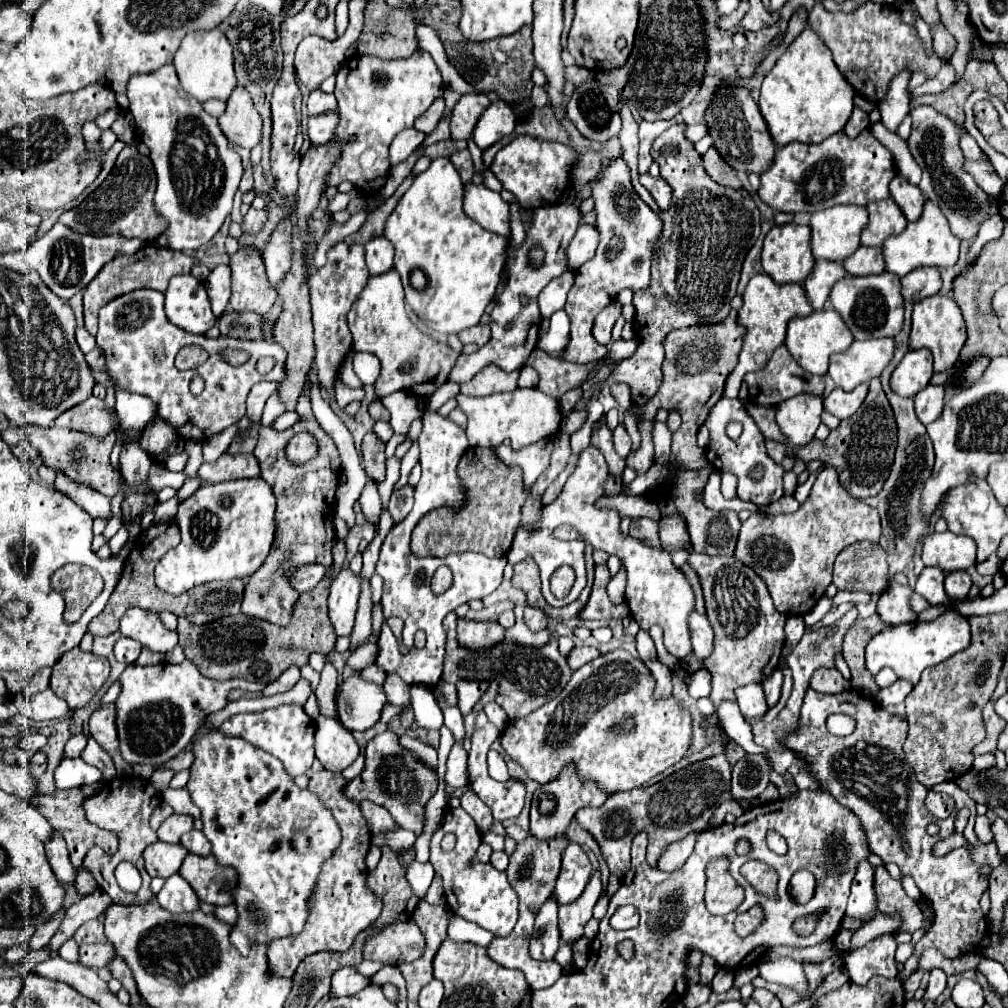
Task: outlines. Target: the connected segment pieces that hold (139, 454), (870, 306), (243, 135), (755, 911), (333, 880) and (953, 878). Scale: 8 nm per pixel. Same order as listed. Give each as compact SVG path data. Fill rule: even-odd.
M138 440L134 444L124 444L120 454L120 472L128 486L146 488L152 494L158 494L166 486L181 488L187 479L184 472L173 473L160 467L144 450L140 450Z
M876 274L876 276L864 276L864 278L844 278L844 282L838 282L836 288L832 288L830 294L832 308L842 316L850 332L856 340L866 338L884 338L884 336L896 336L902 330L904 324L904 298L900 292L900 278L896 274Z
M238 86L232 92L232 98L228 100L228 108L218 118L218 124L232 146L252 150L260 142L262 118L256 112L250 94L242 86Z
M754 906L747 912L738 914L735 919L735 931L741 937L746 937L750 932L754 932L754 928L758 928L764 920L764 913L760 906Z
M318 772L310 778L308 790L320 796L324 806L332 810L334 820L338 822L342 830L342 842L332 854L332 858L324 860L320 866L318 882L316 888L312 890L312 896L308 898L308 920L304 924L304 930L296 936L286 936L286 938L276 938L268 944L268 962L274 972L280 976L292 976L296 972L296 966L302 962L304 956L316 954L316 952L346 952L356 936L370 926L376 924L380 912L382 912L382 900L376 898L368 888L366 888L366 864L364 856L370 846L370 830L366 826L366 820L360 814L358 804L348 802L342 794L346 780L342 774L332 774L332 772Z
M808 688L802 706L800 730L784 740L786 748L806 758L806 762L810 764L810 772L816 776L820 786L828 788L828 792L838 802L858 814L868 834L872 852L878 854L884 862L898 864L906 876L914 878L922 896L934 904L936 920L932 928L924 934L924 938L920 938L920 942L916 944L914 956L906 960L904 972L898 974L902 982L918 970L918 960L928 948L940 950L946 958L958 958L960 954L980 944L980 940L988 932L988 926L978 902L980 896L986 892L990 880L990 874L982 874L980 868L990 866L992 870L996 870L1004 860L994 840L988 844L982 844L978 840L974 832L976 802L968 794L964 794L964 790L956 782L942 782L932 788L926 788L918 782L912 766L908 766L908 760L902 752L906 732L908 722L904 718L884 712L876 704L876 700L864 698L856 690L848 690L842 694L820 694ZM830 714L852 716L856 720L856 730L846 738L832 736L826 730L826 718ZM928 790L946 792L956 800L956 808L970 810L970 820L964 828L964 836L970 844L980 848L980 858L974 858L974 854L966 848L952 850L942 858L936 858L932 854L932 846L948 836L944 834L942 838L932 838L926 832L926 826L934 820L932 814L924 808L924 798Z

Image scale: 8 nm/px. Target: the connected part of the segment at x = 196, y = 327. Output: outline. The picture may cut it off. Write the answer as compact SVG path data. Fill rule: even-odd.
M192 274L172 278L166 290L166 316L174 326L190 334L206 334L218 322L204 284Z

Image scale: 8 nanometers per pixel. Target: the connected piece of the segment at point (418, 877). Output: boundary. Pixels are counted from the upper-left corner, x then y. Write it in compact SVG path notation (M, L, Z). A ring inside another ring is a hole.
M412 862L412 866L408 868L406 872L406 878L416 894L418 900L424 900L426 892L428 892L428 886L432 884L432 878L434 878L434 868L432 864L418 864L418 862Z

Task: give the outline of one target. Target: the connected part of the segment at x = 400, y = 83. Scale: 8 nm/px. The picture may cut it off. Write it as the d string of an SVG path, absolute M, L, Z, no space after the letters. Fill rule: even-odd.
M416 48L410 58L402 60L380 60L376 56L356 54L344 62L336 78L338 82L334 94L340 106L340 126L336 128L334 138L352 138L352 142L344 146L340 160L332 168L328 186L336 186L348 180L360 190L374 192L384 186L390 170L390 142L398 132L412 128L414 118L442 96L444 84L436 64L432 62L432 56L420 48Z

